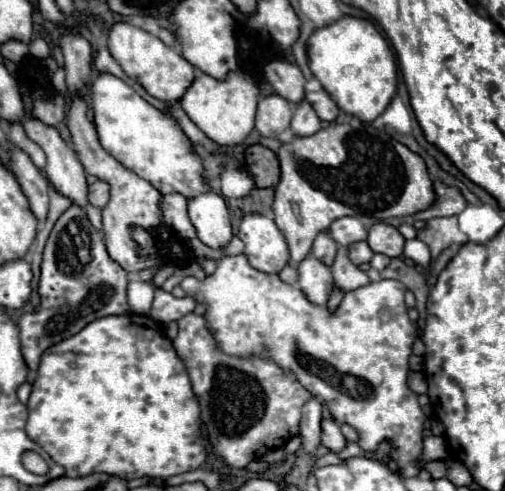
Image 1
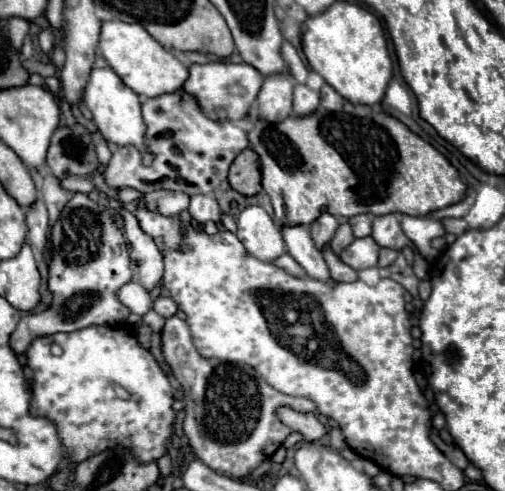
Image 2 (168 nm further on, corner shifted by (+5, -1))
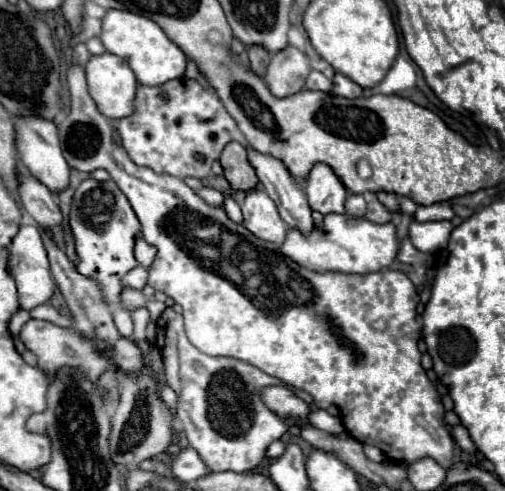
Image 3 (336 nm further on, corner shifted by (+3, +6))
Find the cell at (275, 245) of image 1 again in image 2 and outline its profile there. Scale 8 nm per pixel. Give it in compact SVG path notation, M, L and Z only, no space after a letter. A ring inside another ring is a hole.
M246 206L238 216L238 238L260 260L274 262L286 252L280 228L262 206Z

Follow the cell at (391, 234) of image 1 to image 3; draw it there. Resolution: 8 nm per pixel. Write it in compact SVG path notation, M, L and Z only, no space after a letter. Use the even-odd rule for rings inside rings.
M380 191L378 195L378 201L390 211L390 213L398 213L400 211L400 205L398 205L398 197L396 195L390 195L390 193L384 193L384 191Z

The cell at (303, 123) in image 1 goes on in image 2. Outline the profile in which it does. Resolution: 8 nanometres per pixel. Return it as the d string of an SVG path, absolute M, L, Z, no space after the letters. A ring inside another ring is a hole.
M296 84L294 88L294 114L306 116L306 112L314 112L320 106L320 92L310 90L304 84Z

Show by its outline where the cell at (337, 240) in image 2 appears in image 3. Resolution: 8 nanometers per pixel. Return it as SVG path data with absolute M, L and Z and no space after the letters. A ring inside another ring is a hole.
M348 195L346 197L346 215L350 217L364 217L366 213L366 201L362 195Z

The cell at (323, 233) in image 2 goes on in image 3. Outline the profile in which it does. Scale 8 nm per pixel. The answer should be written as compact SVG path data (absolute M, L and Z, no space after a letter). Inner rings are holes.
M316 165L306 181L306 197L312 211L322 215L344 213L344 199L348 191L338 181L328 165Z

